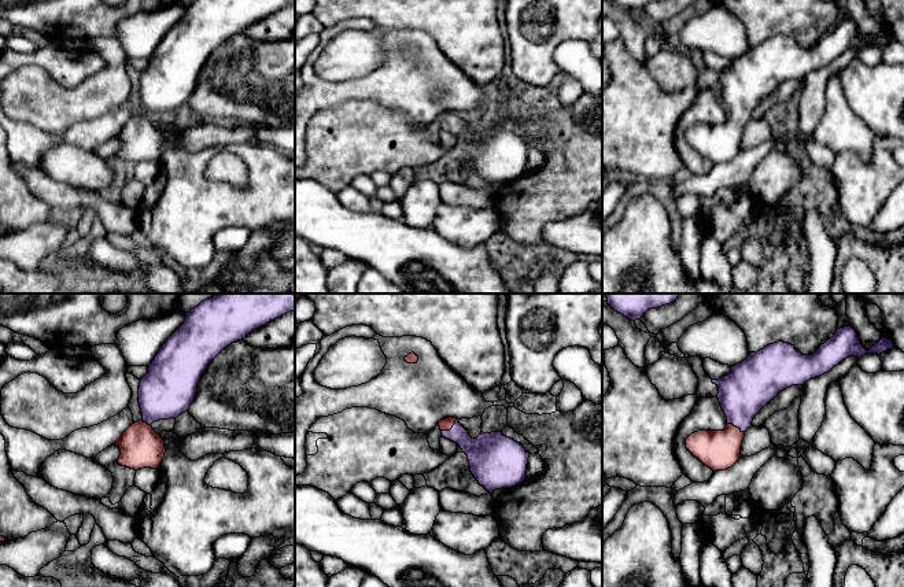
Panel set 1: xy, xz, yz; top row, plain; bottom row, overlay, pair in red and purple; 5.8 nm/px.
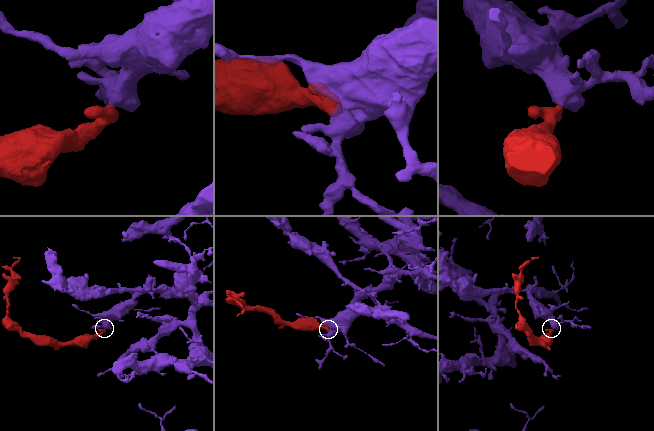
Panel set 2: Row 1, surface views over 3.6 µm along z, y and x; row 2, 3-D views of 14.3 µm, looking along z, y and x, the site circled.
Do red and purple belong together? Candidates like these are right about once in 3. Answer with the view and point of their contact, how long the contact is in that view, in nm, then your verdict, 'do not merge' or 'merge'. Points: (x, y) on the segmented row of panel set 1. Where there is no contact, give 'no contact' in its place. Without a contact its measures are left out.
xz (450, 428) | 120 nm | merge

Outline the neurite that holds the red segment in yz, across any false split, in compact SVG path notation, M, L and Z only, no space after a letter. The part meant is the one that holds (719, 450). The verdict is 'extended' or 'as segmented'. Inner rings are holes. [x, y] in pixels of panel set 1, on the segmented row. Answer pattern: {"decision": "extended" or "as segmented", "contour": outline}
{"decision": "extended", "contour": "M849 325L822 344L813 355L802 355L794 346L778 342L731 366L731 372L712 380L717 385L719 403L727 417L723 431L698 431L686 439L686 448L713 472L726 470L742 457L741 446L753 417L778 394L792 385L830 372L848 357L882 354L894 348L892 340L882 339L868 351L860 344Z"}

